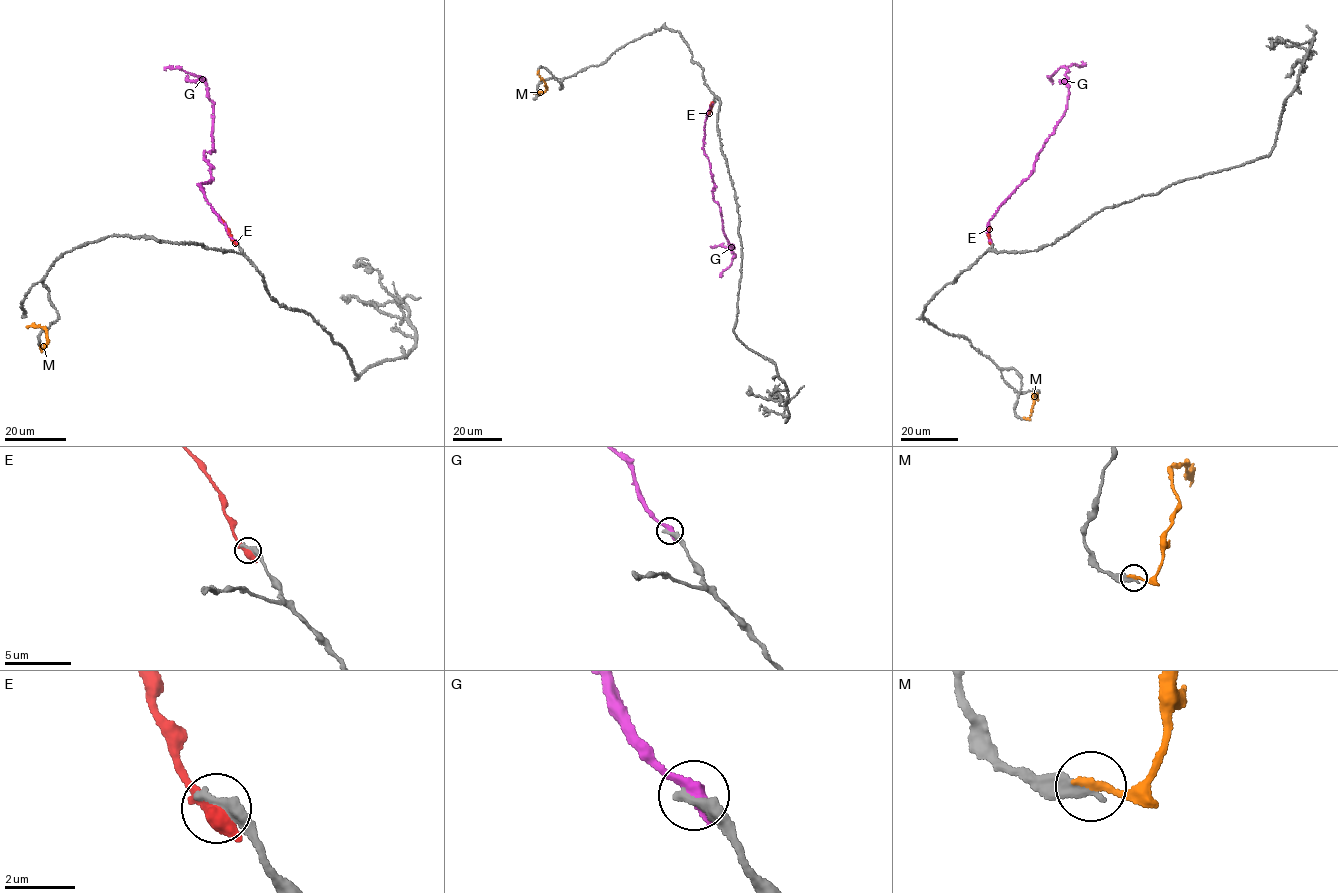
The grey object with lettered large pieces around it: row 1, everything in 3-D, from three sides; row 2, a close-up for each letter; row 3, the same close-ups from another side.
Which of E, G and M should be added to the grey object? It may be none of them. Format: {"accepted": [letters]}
{"accepted": []}

